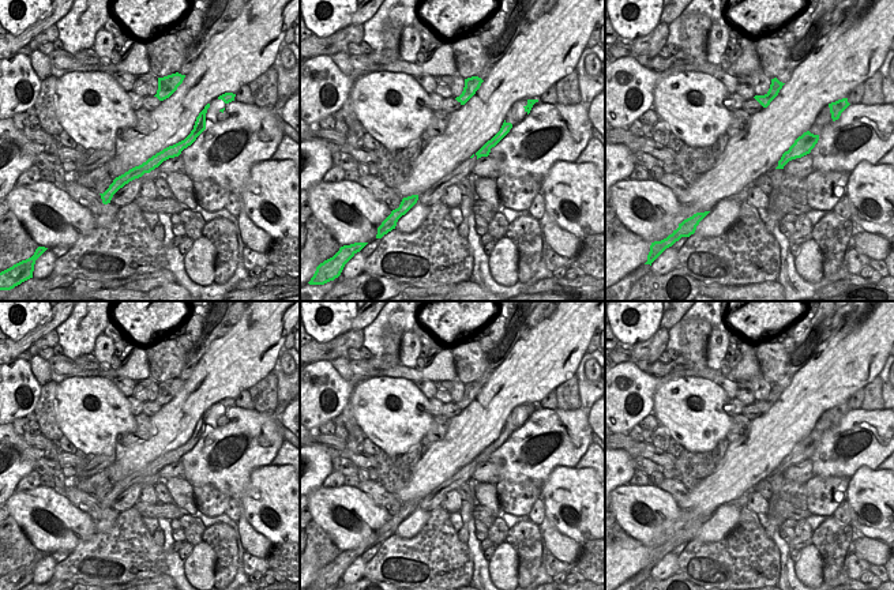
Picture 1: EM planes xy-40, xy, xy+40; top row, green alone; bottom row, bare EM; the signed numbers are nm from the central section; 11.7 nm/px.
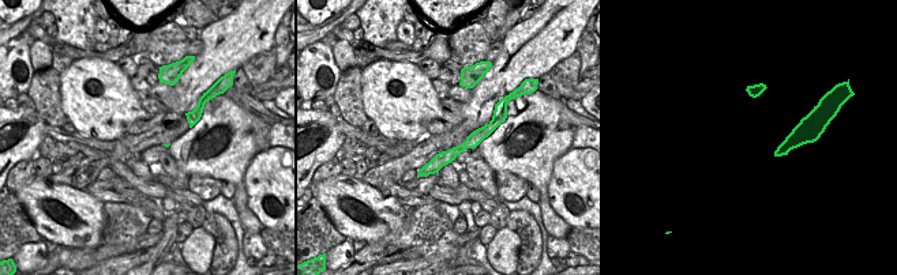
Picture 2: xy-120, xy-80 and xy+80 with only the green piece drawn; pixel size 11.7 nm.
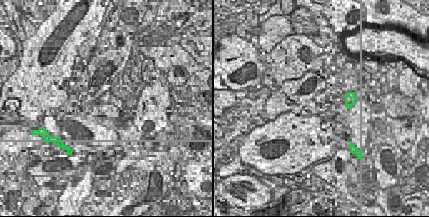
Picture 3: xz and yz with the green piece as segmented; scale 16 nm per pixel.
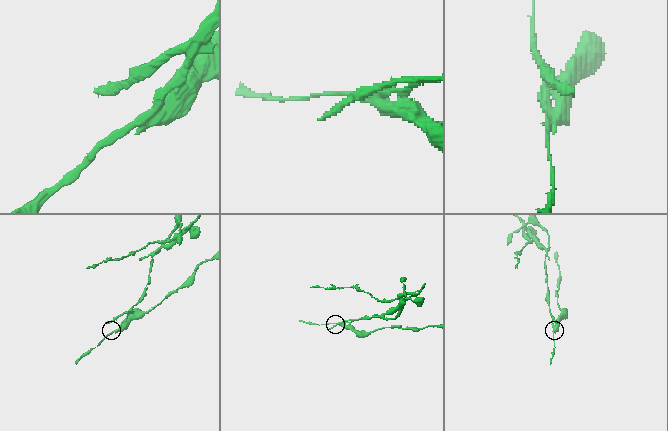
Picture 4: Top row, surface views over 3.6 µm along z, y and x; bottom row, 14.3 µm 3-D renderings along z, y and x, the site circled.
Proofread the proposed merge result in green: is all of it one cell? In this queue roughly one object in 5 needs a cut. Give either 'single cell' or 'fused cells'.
fused cells

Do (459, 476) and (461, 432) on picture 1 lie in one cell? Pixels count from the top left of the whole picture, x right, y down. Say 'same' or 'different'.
different

